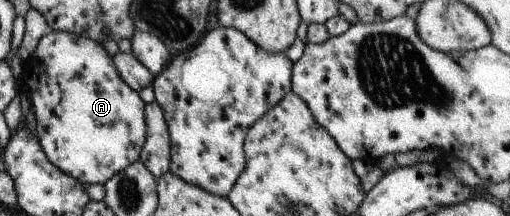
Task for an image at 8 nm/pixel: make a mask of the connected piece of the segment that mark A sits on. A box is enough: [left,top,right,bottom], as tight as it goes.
[21,30,145,185]

